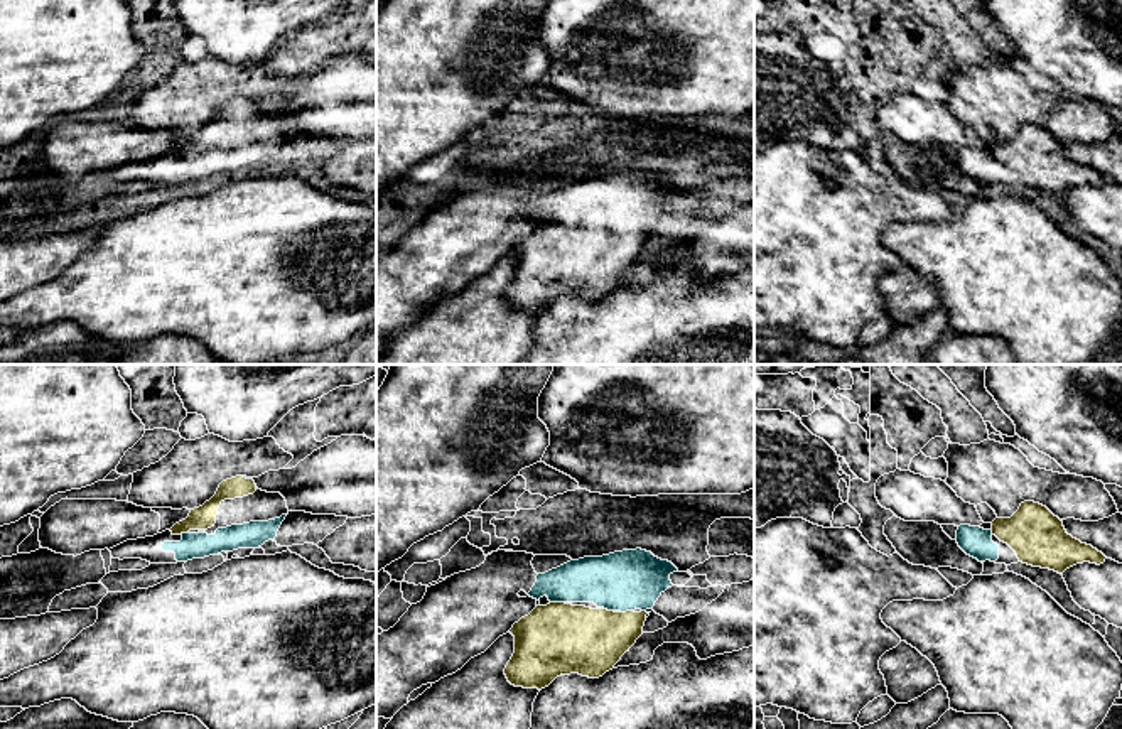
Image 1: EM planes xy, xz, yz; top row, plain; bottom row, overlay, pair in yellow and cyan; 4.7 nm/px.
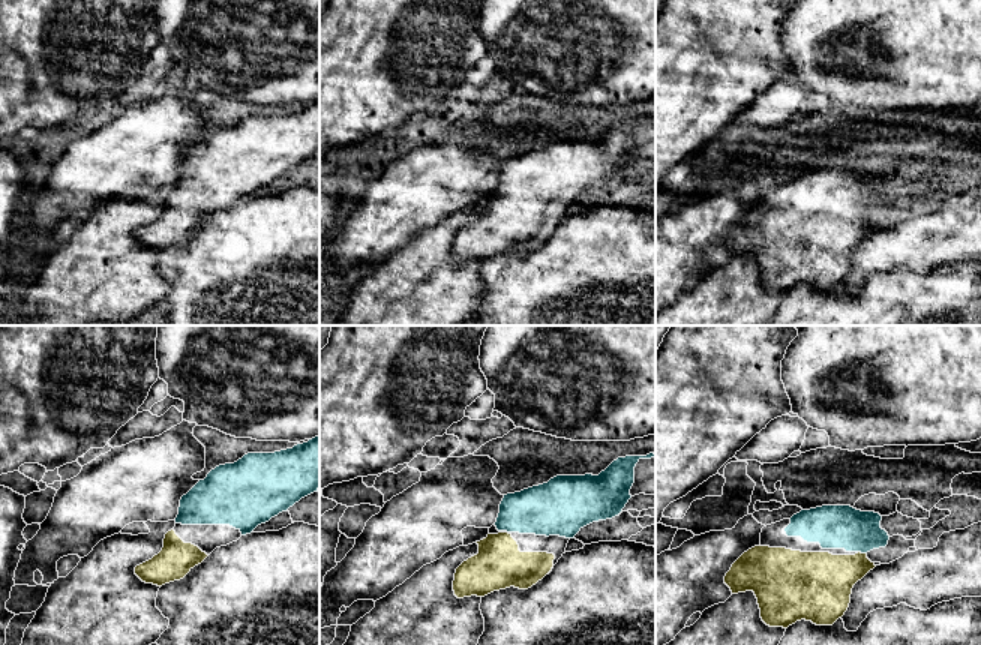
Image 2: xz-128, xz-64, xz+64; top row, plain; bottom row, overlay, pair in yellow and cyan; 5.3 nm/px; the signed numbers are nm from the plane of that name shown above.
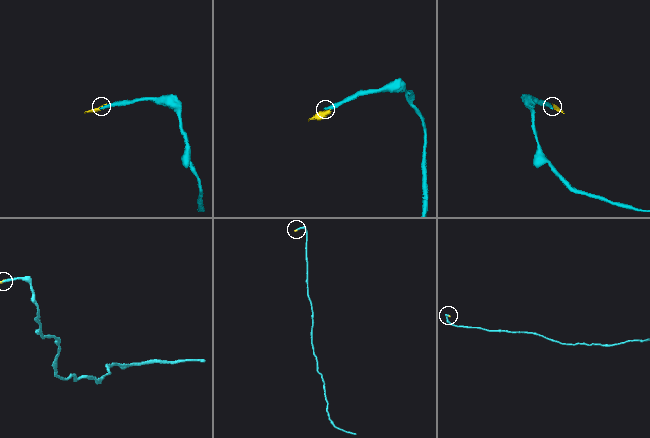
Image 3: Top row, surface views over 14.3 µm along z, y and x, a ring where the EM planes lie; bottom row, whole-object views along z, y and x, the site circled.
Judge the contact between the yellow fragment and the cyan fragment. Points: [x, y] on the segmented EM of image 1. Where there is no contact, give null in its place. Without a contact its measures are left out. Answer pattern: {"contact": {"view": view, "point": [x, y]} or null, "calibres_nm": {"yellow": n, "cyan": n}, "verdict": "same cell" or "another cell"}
{"contact": {"view": "xz", "point": [557, 603]}, "calibres_nm": {"yellow": 340, "cyan": 240}, "verdict": "same cell"}

